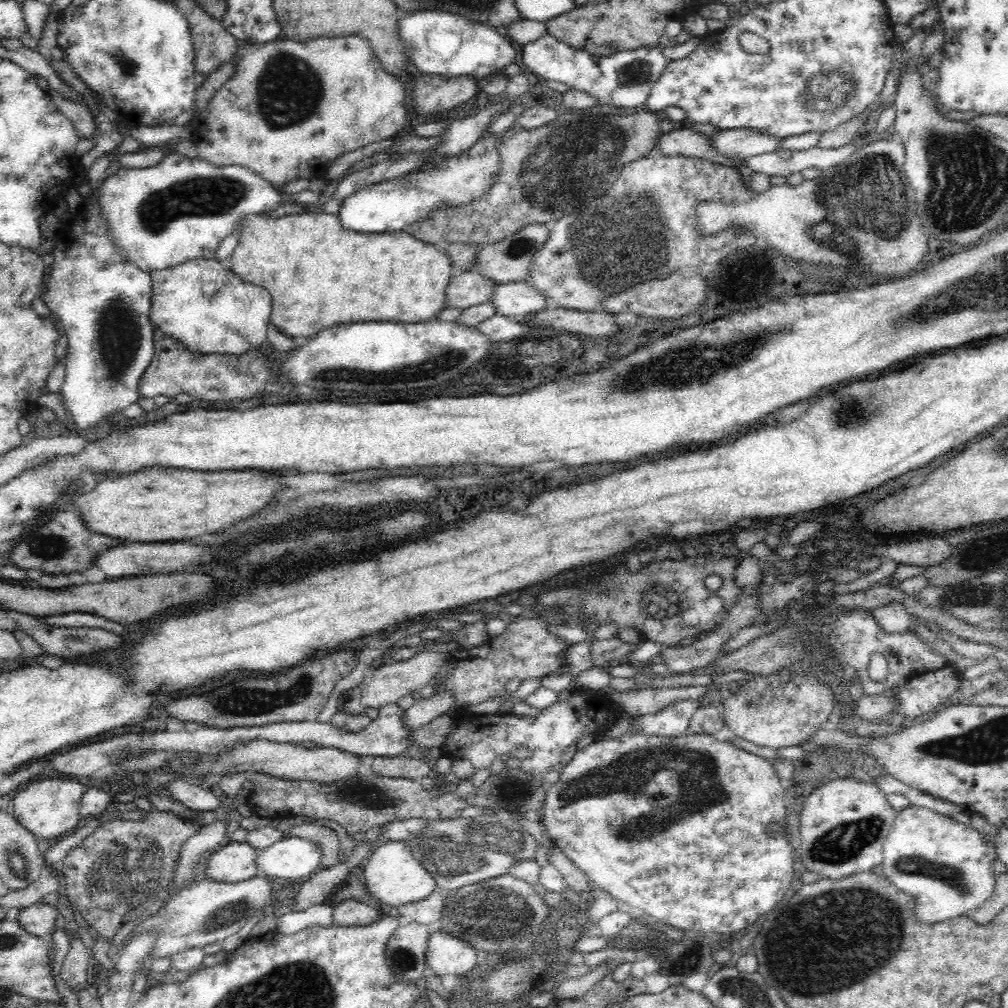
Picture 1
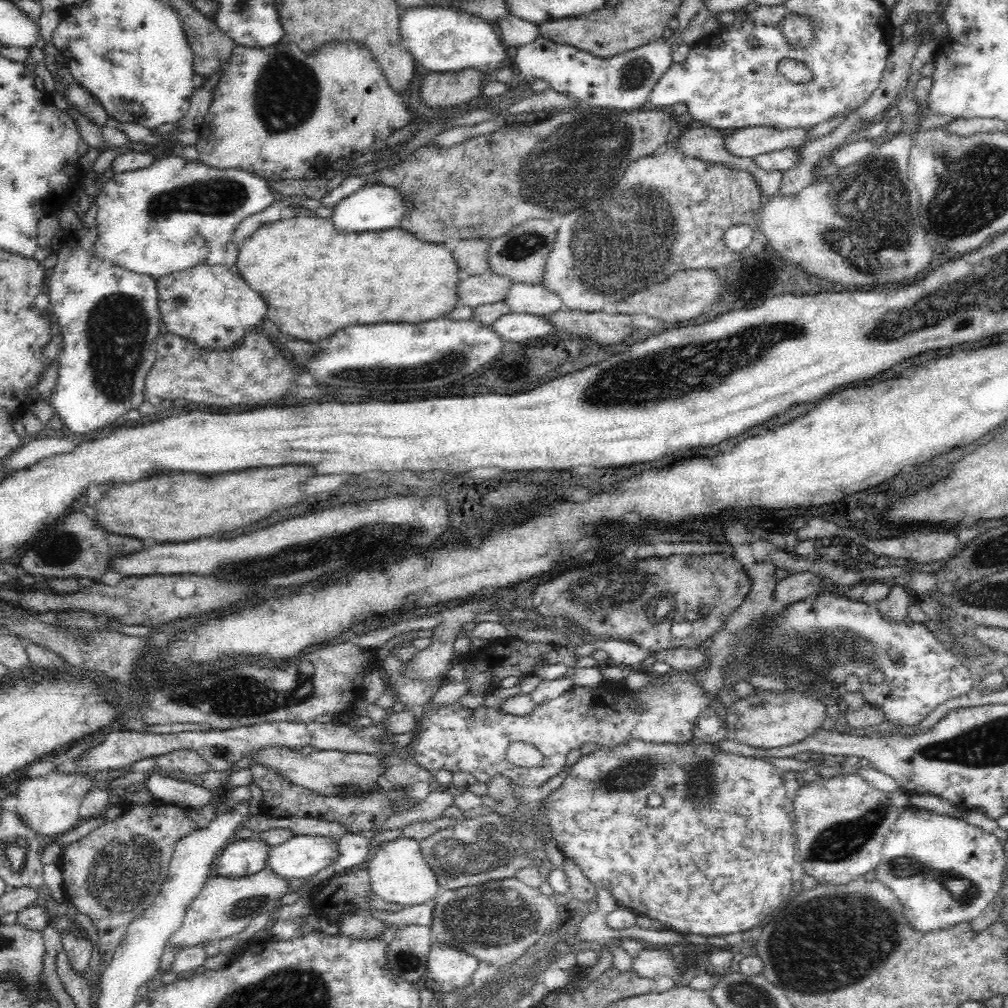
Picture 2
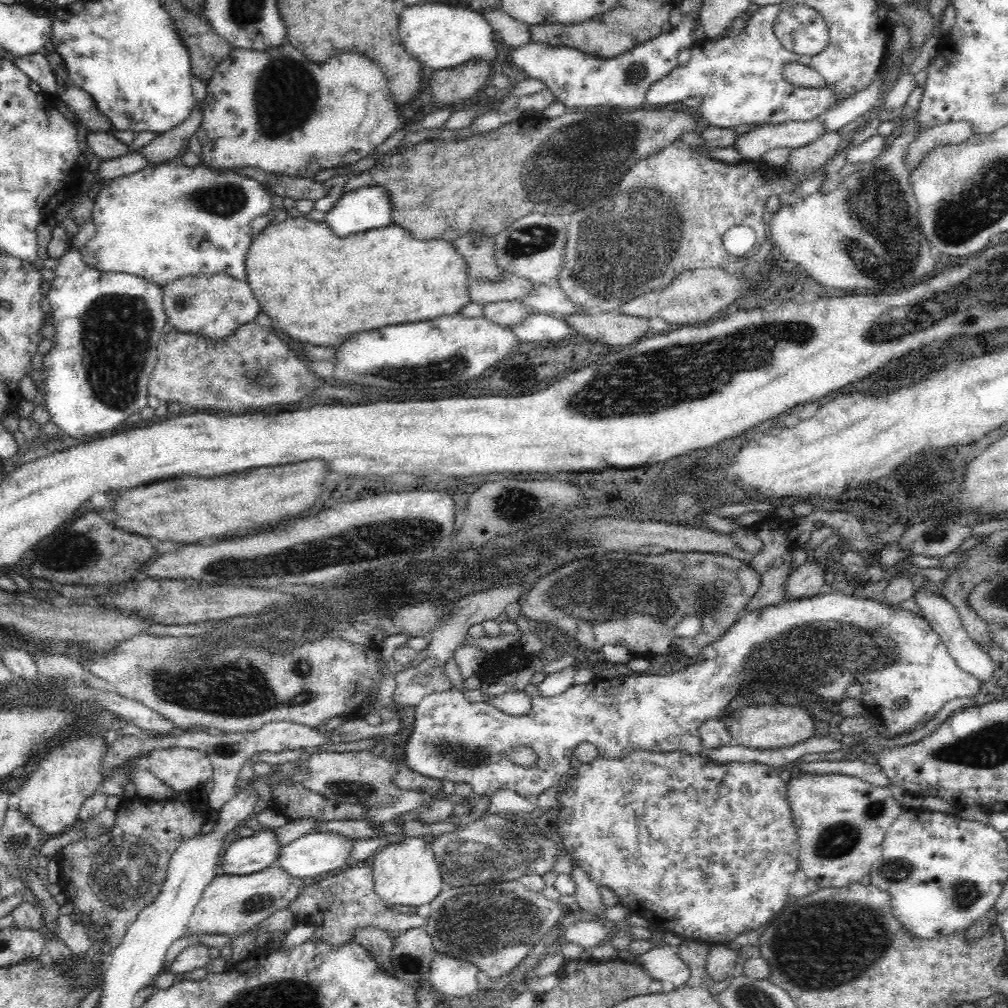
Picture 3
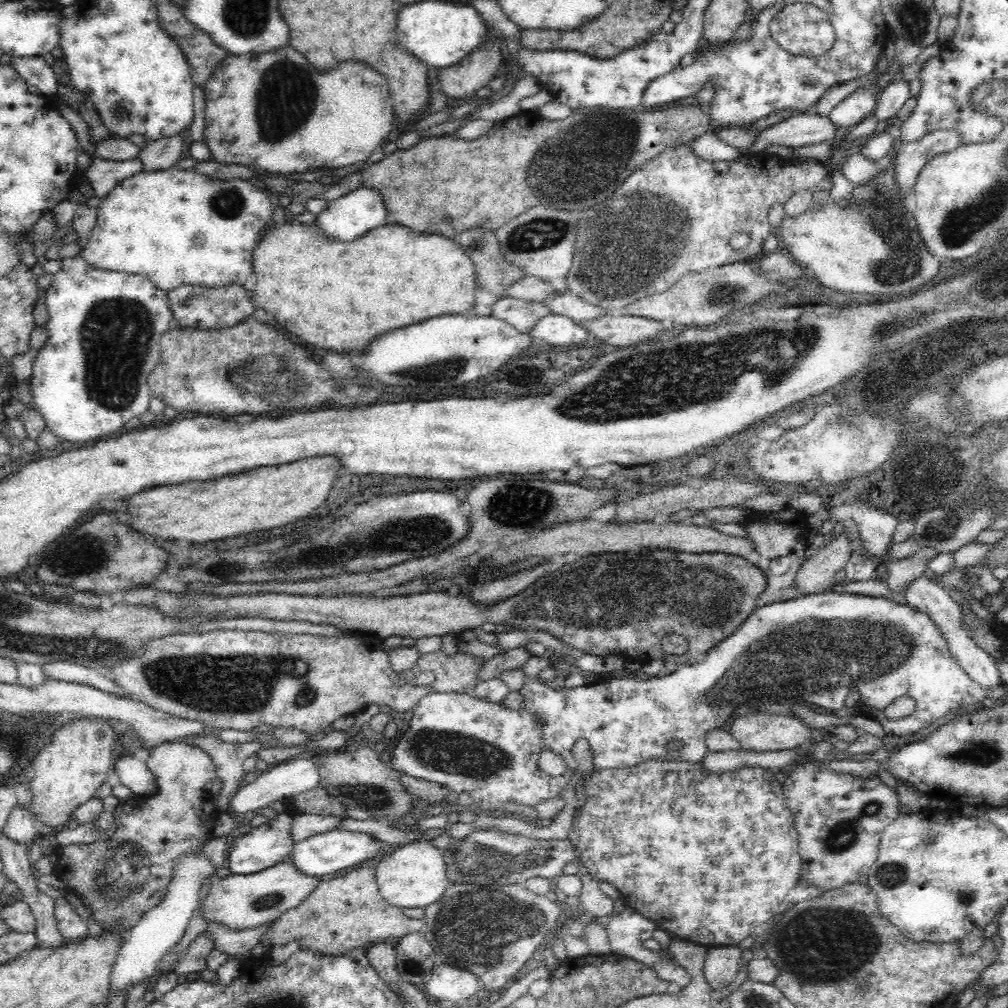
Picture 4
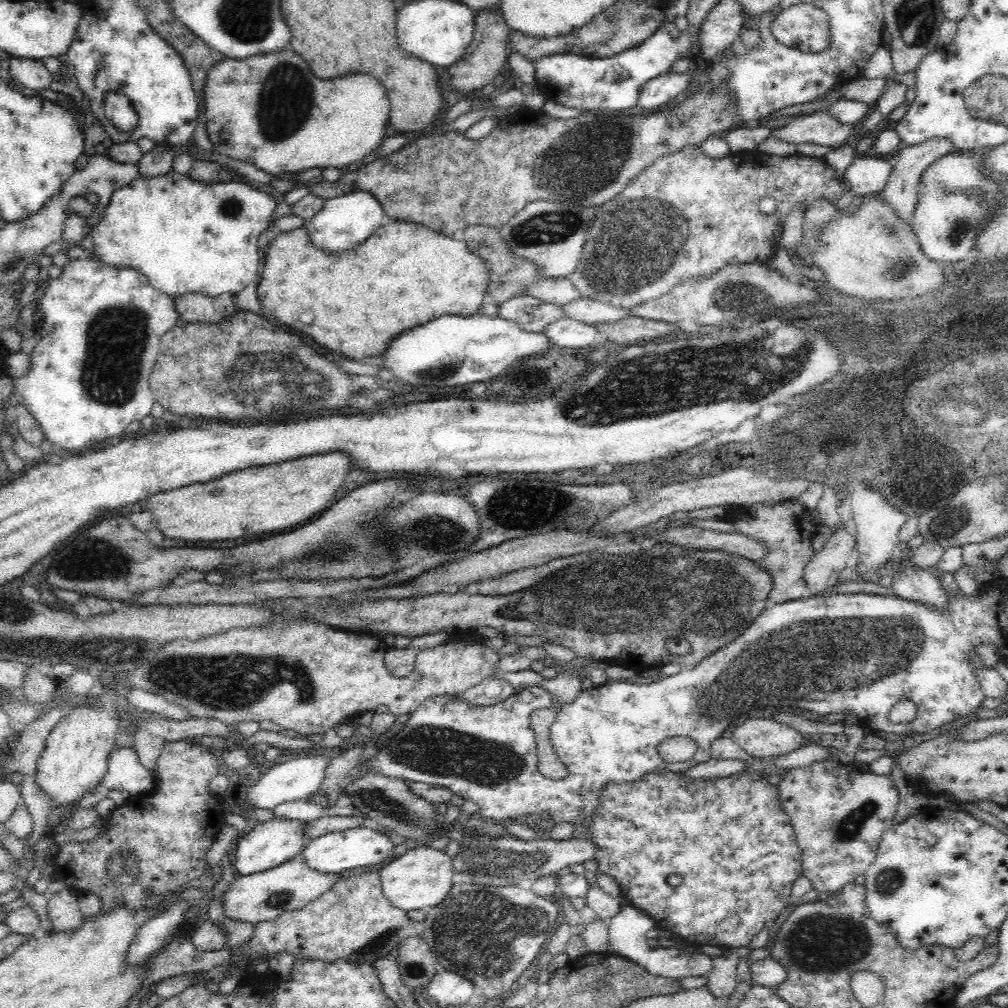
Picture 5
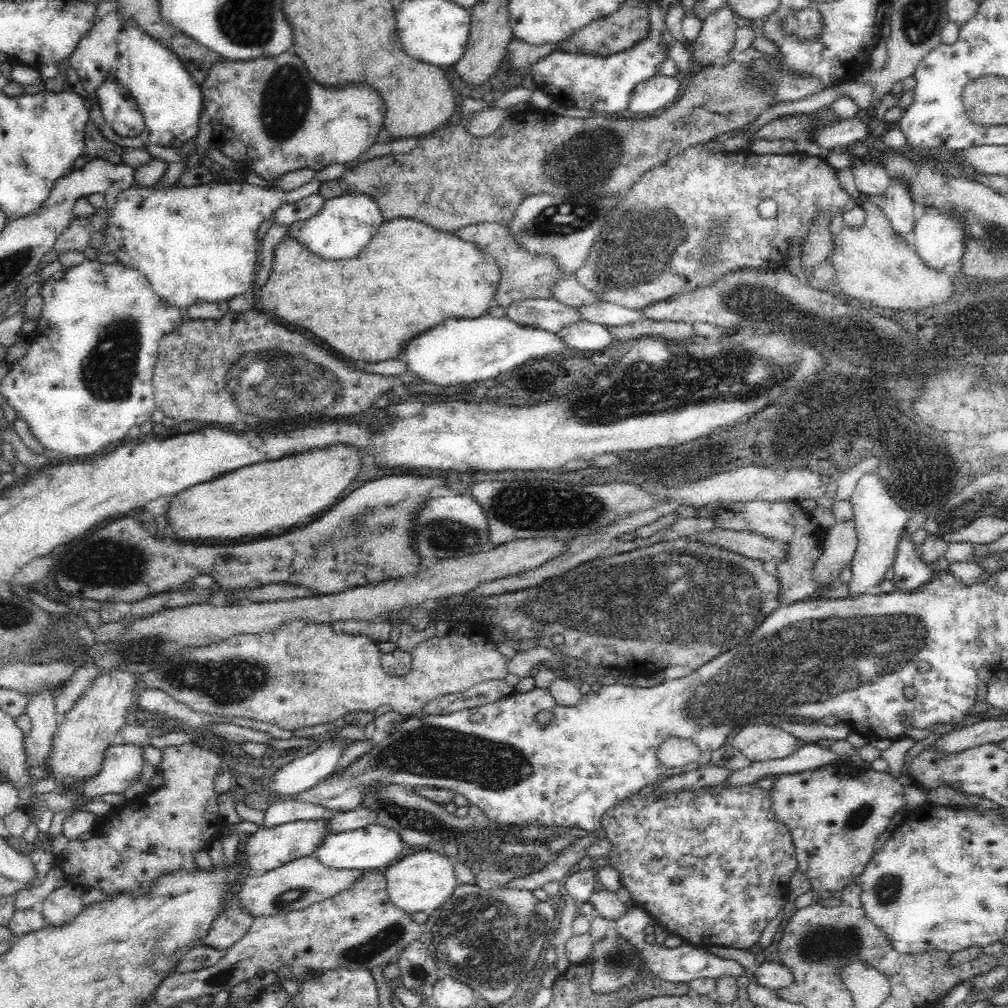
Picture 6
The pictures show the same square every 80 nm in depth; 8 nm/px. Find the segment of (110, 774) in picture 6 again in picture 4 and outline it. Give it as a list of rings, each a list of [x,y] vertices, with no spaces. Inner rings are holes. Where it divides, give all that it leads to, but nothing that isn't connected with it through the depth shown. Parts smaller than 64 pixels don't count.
[[[120,754],[114,762],[114,773],[120,785],[132,790],[134,796],[152,796],[157,789],[157,780],[145,762],[132,754]]]

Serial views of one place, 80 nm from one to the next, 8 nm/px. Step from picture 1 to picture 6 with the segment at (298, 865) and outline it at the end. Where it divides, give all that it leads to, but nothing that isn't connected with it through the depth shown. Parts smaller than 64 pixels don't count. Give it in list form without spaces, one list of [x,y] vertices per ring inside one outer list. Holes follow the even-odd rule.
[[[376,823],[355,831],[332,833],[316,850],[314,856],[320,860],[320,863],[330,868],[368,870],[368,868],[377,869],[380,866],[388,866],[390,862],[397,862],[404,847],[405,844],[397,830]]]

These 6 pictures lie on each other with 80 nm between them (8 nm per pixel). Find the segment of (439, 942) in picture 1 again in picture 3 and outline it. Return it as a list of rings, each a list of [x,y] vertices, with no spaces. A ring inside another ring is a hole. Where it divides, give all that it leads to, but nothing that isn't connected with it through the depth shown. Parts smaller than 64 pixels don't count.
[[[436,952],[431,962],[428,980],[432,990],[446,998],[476,994],[478,969],[470,961],[460,961],[448,954]]]

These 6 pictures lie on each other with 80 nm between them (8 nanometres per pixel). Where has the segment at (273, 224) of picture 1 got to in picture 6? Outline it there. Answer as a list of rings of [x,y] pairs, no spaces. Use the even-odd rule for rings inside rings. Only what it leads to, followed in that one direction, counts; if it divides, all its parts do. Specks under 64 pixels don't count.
[[[400,217],[384,221],[371,244],[348,262],[323,260],[294,238],[285,238],[275,248],[274,266],[266,285],[260,288],[257,308],[326,338],[326,344],[336,348],[341,356],[348,356],[346,360],[376,364],[400,358],[408,341],[448,318],[475,319],[488,315],[500,279],[499,264],[488,252],[414,218]]]

